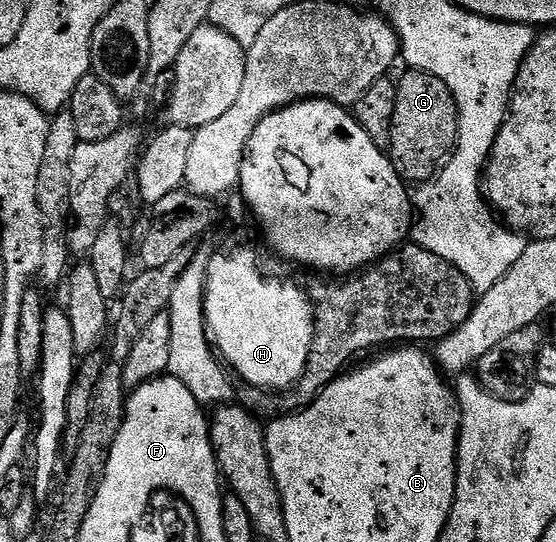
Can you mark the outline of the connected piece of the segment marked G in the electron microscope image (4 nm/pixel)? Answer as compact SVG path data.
M421 69L405 74L404 78L396 81L396 102L386 152L405 183L423 183L436 176L442 162L451 154L456 134L460 132L460 118L456 115L454 99L442 79L433 73L423 73Z

